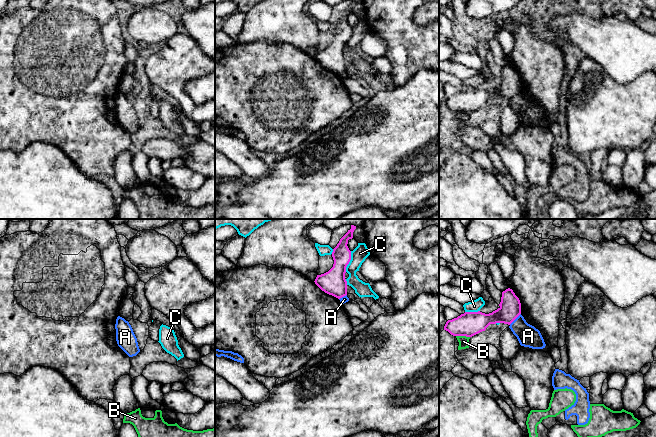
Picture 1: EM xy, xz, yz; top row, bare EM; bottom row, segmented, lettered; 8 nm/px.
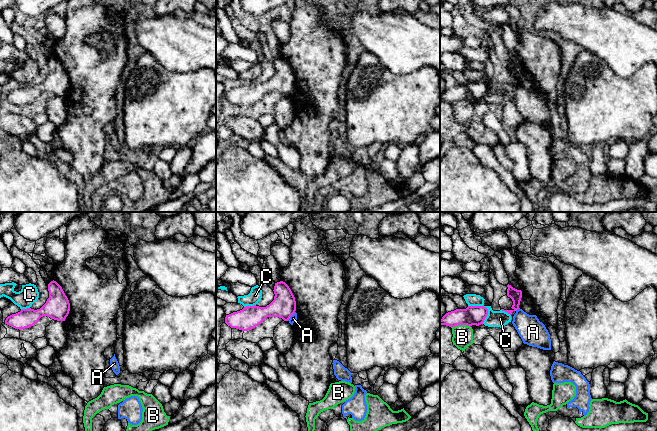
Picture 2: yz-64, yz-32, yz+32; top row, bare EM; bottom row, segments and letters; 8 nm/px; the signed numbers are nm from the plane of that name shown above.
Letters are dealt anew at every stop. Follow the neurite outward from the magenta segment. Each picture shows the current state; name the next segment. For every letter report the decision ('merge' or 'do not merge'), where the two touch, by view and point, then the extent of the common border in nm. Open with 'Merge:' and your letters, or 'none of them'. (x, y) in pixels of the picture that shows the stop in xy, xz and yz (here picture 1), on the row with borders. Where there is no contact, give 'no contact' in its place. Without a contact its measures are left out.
Merge: none of them
A: do not merge | yz (514, 319) | 130 nm
B: do not merge | yz (463, 335) | 110 nm
C: do not merge | xz (349, 261) | 180 nm

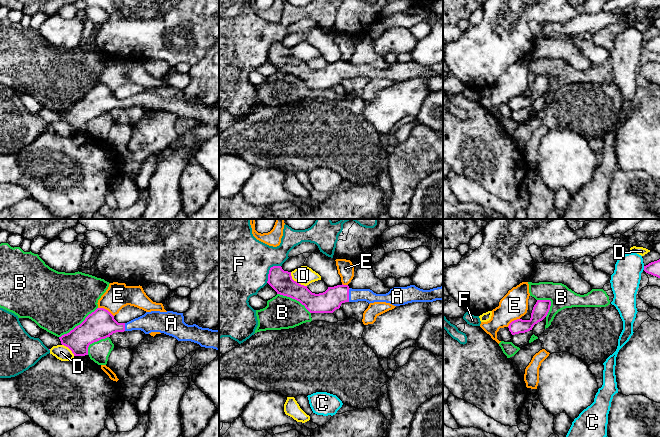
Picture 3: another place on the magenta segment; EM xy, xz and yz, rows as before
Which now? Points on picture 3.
Merge: A
A: merge | xz (348, 295) | 110 nm
B: do not merge | xy (78, 325) | 400 nm
C: do not merge | yz (644, 268) | 30 nm
D: do not merge | xz (295, 281) | 180 nm
E: do not merge | xy (105, 309) | 150 nm
F: do not merge | xz (269, 270) | 180 nm

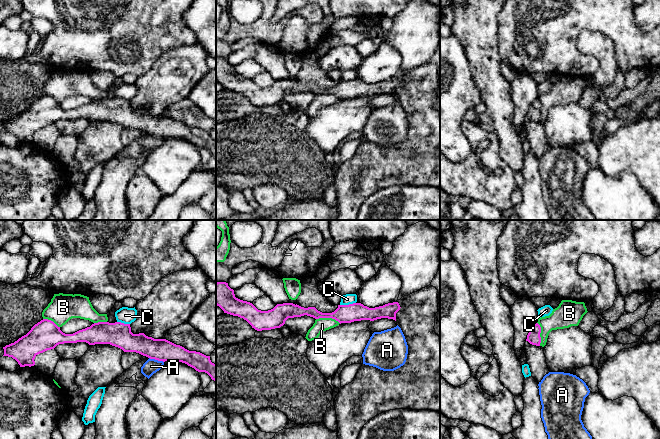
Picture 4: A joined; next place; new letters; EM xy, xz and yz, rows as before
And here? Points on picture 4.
Merge: none of them
A: do not merge | xy (156, 359) | 130 nm
B: do not merge | xz (328, 317) | 200 nm
C: do not merge | xz (347, 305) | 130 nm

